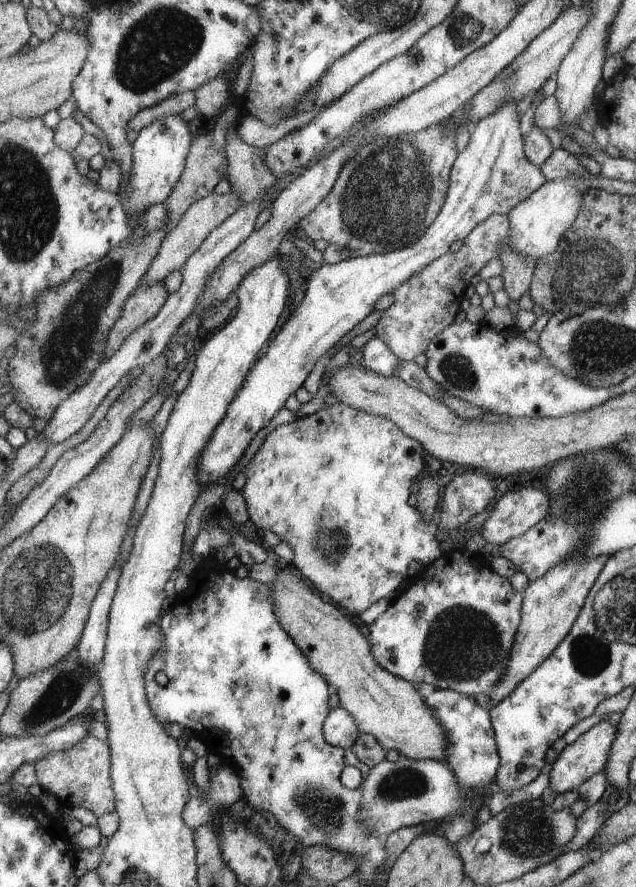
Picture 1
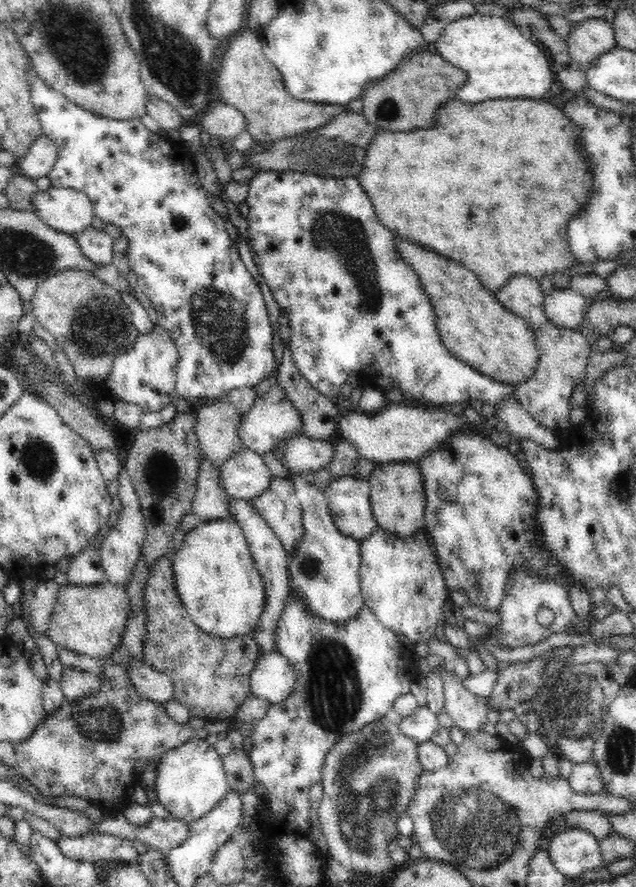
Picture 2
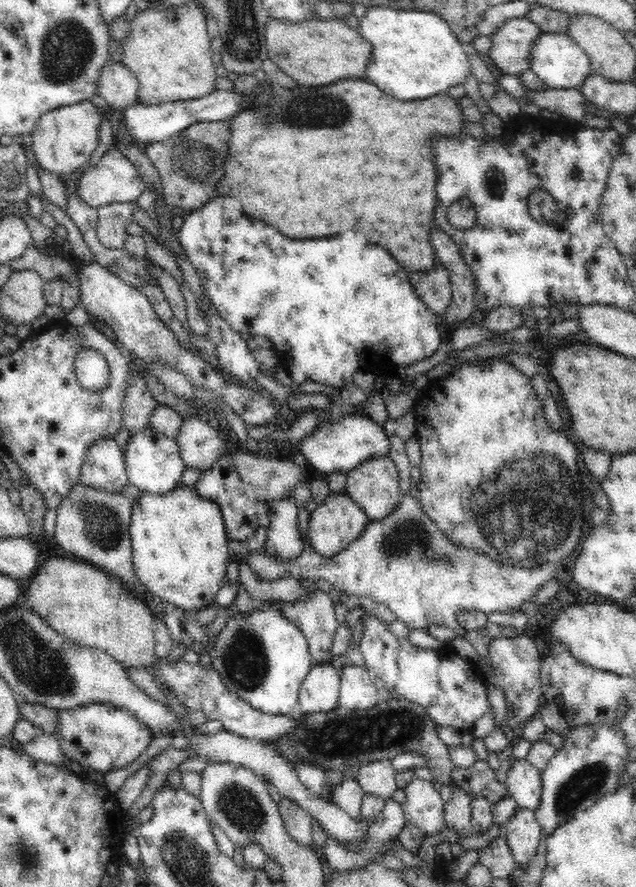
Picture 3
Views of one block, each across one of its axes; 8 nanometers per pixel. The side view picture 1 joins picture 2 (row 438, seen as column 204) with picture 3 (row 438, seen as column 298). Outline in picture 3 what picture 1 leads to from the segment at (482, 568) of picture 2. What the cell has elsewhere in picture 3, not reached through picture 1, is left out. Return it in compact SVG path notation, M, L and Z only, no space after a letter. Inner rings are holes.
M327 414L325 419L319 422L313 432L300 441L302 456L316 469L317 475L328 475L334 472L350 472L376 456L388 456L390 454L389 436L386 436L380 422L368 420L368 416L354 414L342 415L339 419L332 419Z

